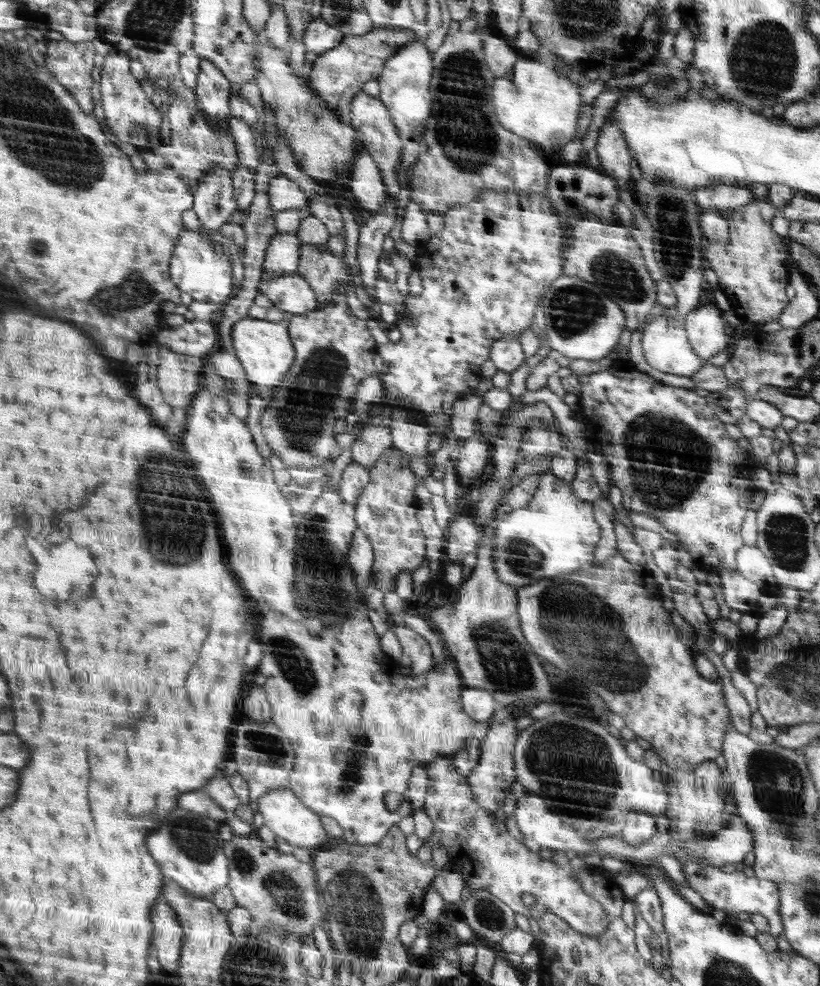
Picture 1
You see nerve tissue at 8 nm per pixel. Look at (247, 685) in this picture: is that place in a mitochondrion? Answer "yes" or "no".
no

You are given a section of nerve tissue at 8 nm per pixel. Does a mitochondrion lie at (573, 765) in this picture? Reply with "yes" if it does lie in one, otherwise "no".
yes

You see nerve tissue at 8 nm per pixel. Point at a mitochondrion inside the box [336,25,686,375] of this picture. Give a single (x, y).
(462, 127)

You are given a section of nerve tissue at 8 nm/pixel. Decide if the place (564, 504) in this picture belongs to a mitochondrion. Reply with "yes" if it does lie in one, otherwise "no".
no

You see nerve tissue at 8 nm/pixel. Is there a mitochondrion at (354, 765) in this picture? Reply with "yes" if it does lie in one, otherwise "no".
yes

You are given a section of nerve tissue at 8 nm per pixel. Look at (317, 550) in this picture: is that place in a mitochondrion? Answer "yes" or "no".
yes

